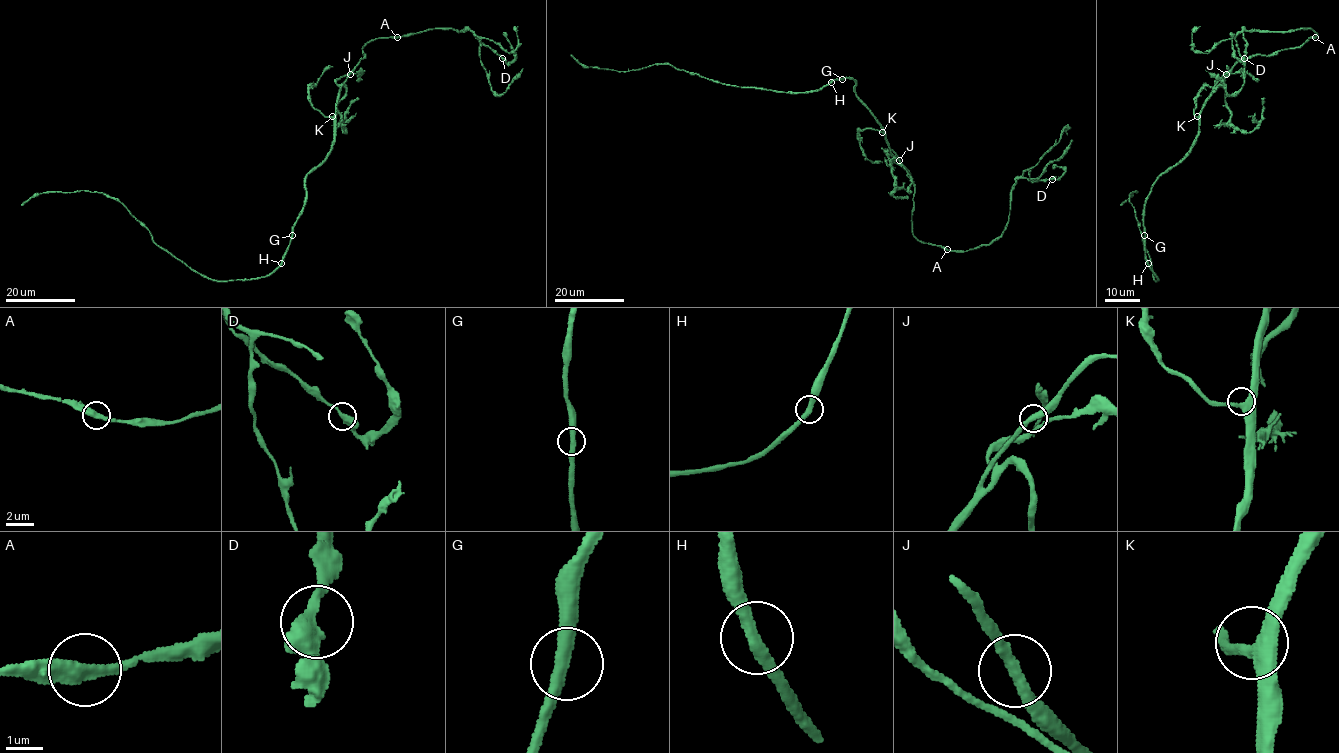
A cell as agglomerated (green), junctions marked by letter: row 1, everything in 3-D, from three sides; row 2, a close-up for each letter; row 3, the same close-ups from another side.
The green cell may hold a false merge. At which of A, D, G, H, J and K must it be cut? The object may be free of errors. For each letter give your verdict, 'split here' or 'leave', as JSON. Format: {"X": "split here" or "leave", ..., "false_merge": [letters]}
{"A": "leave", "D": "leave", "G": "leave", "H": "leave", "J": "leave", "K": "leave", "false_merge": []}

